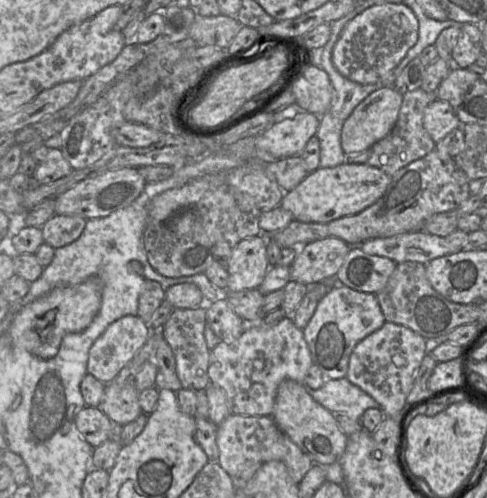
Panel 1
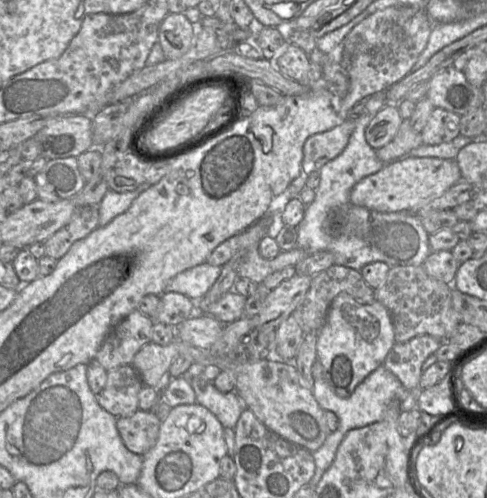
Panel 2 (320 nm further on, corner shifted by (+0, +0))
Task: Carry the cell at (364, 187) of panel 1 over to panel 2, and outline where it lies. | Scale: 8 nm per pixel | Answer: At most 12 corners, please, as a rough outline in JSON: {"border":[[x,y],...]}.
{"border":[[402,157],[353,187],[354,205],[419,213],[460,180],[456,160]]}

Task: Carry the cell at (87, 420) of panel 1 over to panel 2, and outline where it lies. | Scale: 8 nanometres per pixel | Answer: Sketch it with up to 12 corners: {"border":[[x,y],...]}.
{"border":[[138,409],[118,417],[124,445],[143,456],[157,441],[161,421]]}

